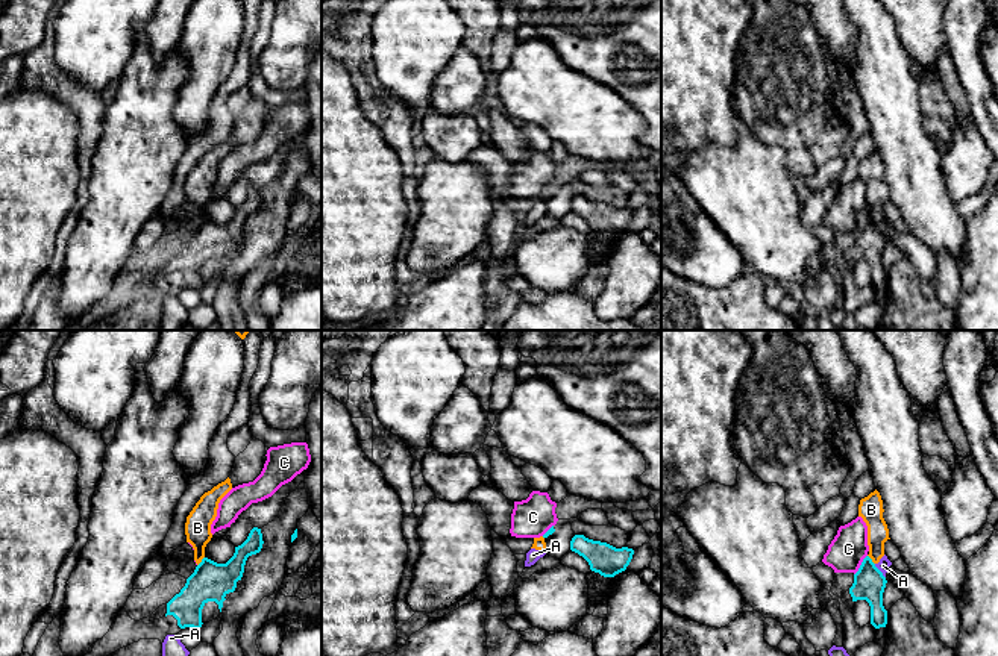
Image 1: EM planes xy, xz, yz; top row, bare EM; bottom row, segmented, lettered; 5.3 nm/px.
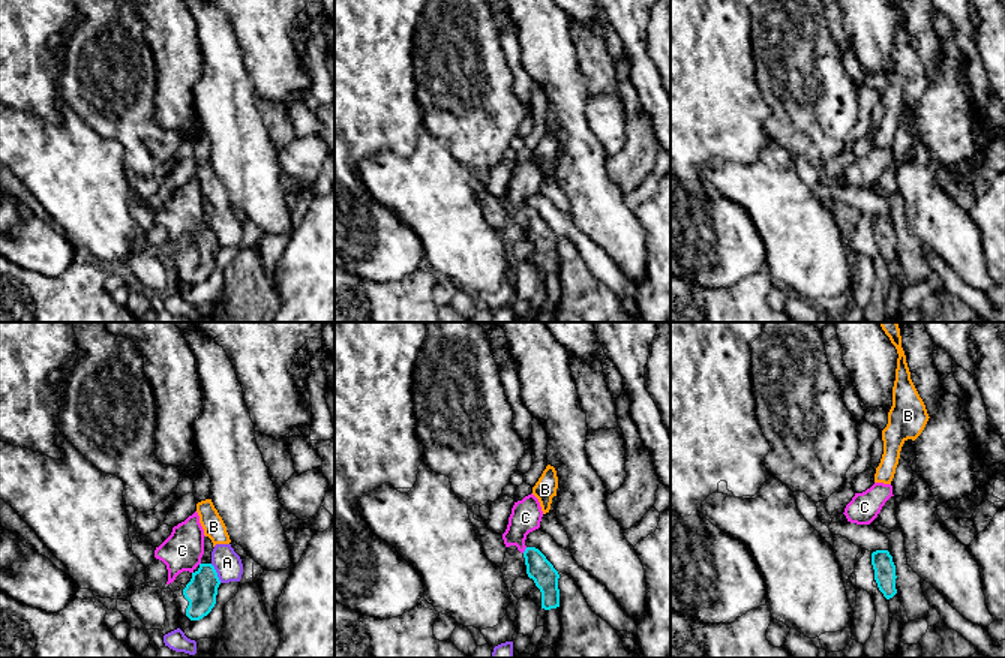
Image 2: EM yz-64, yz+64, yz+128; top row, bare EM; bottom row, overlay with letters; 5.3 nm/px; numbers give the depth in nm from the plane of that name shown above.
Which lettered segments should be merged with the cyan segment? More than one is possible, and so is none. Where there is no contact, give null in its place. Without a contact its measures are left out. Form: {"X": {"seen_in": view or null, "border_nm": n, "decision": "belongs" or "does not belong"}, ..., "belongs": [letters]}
{"A": {"seen_in": "yz", "border_nm": 100, "decision": "does not belong"}, "B": {"seen_in": "xy", "border_nm": 70, "decision": "does not belong"}, "C": {"seen_in": "yz", "border_nm": 130, "decision": "does not belong"}, "belongs": []}

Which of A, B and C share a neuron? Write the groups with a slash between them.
A B / C

